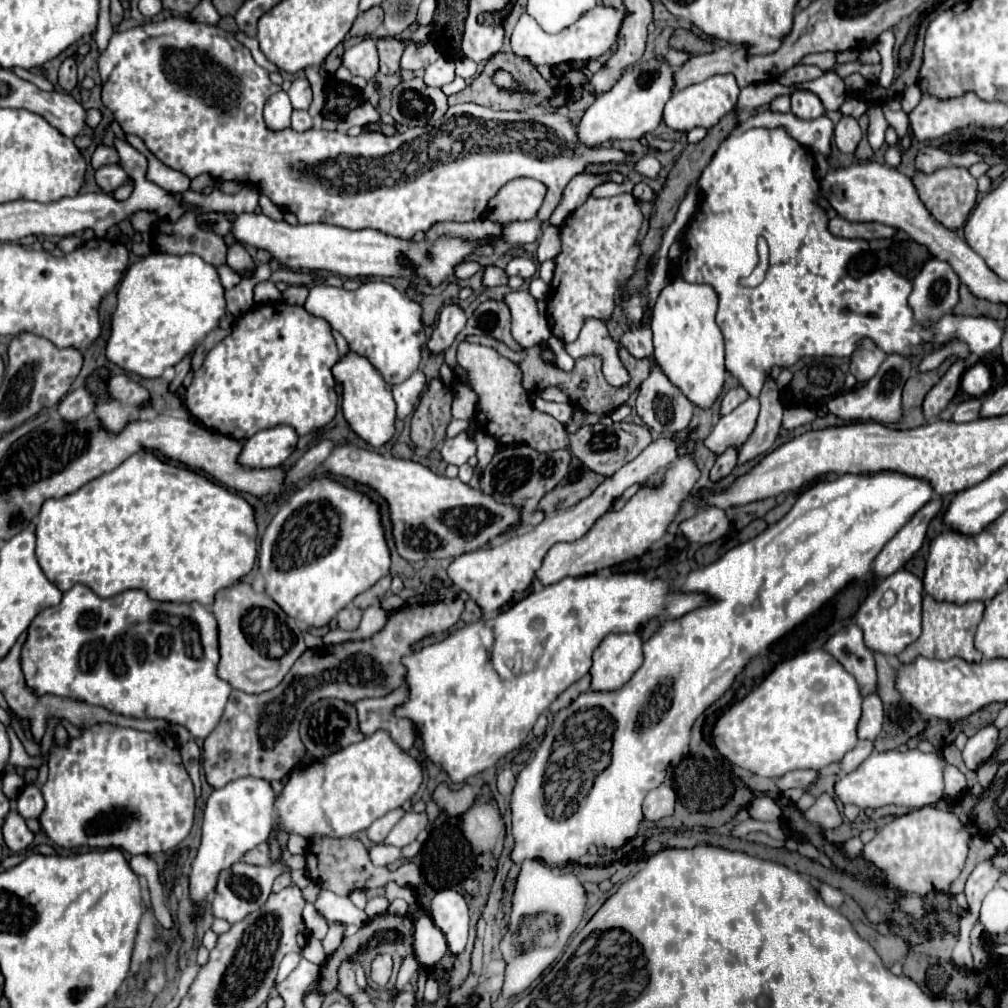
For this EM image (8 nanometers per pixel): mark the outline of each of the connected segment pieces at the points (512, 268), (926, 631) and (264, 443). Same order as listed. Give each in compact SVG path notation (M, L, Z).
M516 257L508 263L506 267L506 273L508 275L518 275L522 279L530 279L534 273L536 273L536 265L530 261L530 259L524 259L524 257Z
M930 595L924 597L922 601L922 635L918 641L908 645L900 655L900 663L914 663L916 657L928 657L928 659L952 659L952 657L962 657L968 663L980 663L982 653L974 647L974 633L976 627L982 619L984 613L984 603L974 601L974 603L964 603L964 605L954 605L954 603L938 603Z
M276 425L272 429L258 431L244 441L240 463L244 467L276 467L282 465L294 451L298 433L292 425Z

